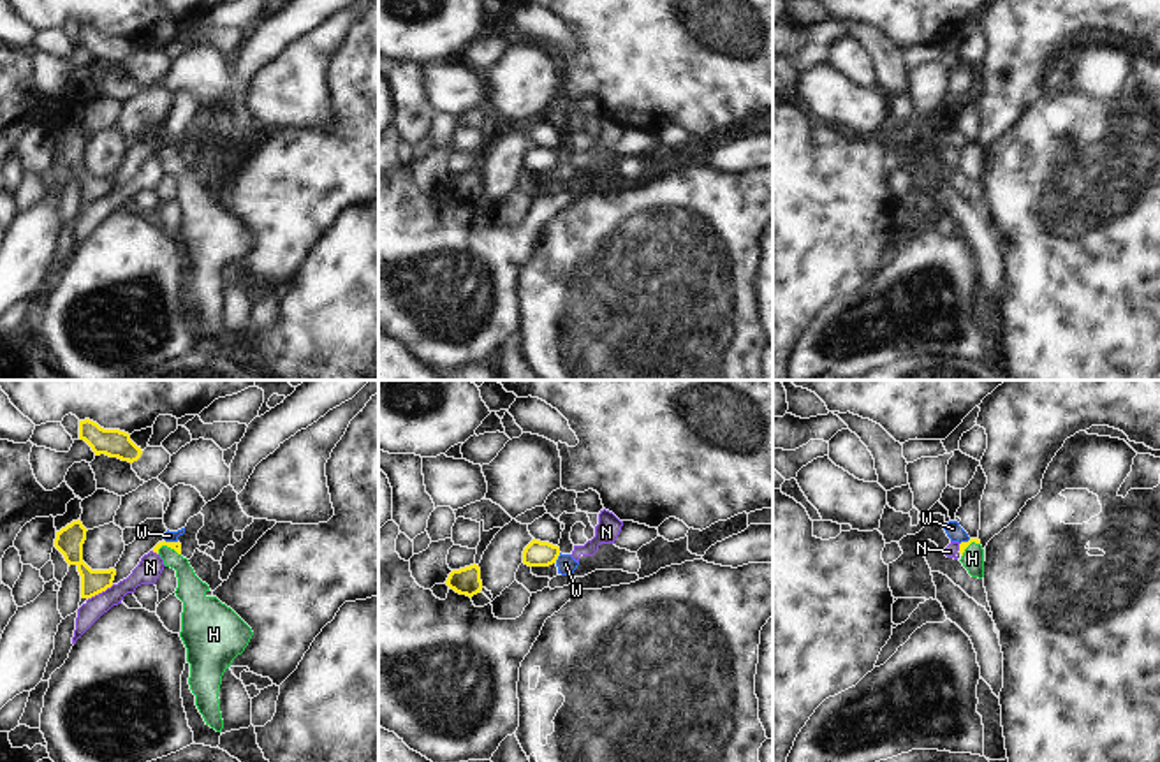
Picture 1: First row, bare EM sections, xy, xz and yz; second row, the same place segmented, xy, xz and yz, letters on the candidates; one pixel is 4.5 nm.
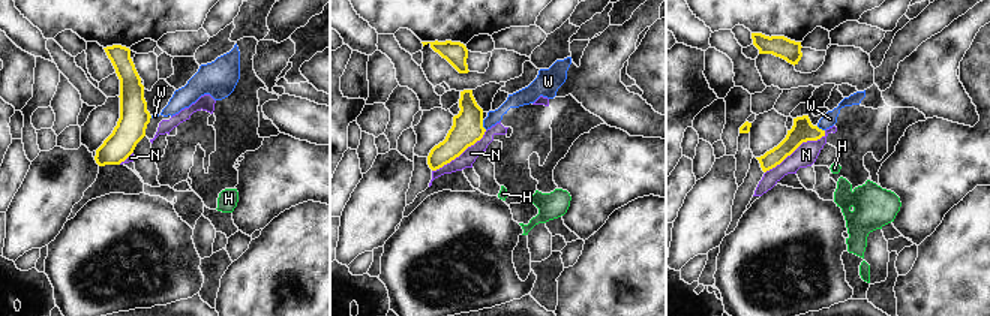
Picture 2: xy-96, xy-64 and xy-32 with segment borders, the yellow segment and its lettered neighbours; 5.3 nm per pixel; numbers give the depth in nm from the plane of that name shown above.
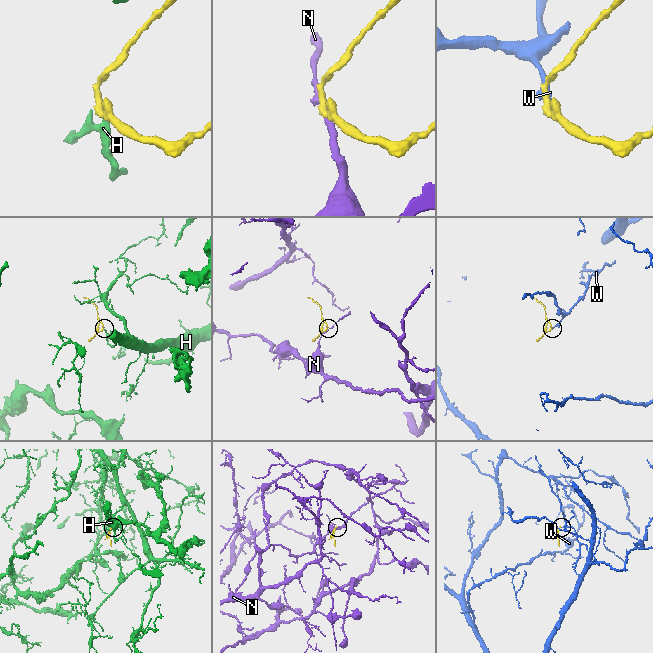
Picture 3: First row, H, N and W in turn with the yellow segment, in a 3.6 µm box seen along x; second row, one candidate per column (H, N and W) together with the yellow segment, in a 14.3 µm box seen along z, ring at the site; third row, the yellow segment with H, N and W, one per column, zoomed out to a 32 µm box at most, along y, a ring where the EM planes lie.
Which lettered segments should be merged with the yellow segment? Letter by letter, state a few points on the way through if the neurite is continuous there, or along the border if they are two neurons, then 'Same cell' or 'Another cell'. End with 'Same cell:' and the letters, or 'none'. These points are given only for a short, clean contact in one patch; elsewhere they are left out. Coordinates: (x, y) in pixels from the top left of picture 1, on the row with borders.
H: Path across: xy (176, 546), (169, 546), (190, 590). Same cell
N: Boundary: xy (113, 585), (88, 599). Another cell
W: Boundary: xy (164, 539), (176, 542). Another cell
Same cell: H

